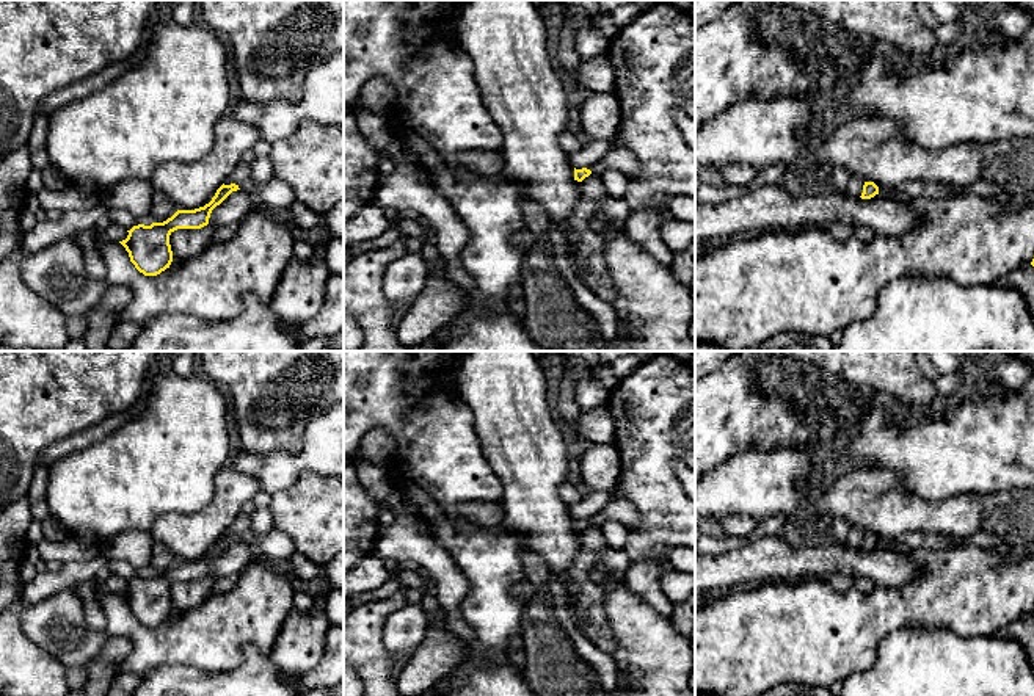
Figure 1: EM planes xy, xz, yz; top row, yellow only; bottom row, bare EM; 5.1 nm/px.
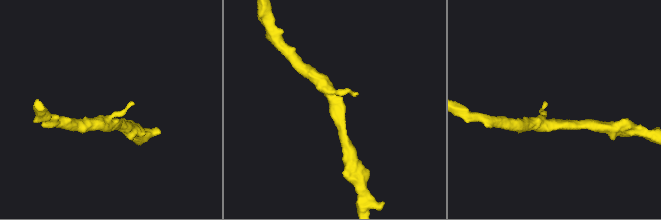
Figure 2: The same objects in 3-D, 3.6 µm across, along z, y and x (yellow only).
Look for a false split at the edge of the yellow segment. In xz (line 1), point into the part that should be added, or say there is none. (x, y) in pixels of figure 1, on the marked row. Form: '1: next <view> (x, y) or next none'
1: next none

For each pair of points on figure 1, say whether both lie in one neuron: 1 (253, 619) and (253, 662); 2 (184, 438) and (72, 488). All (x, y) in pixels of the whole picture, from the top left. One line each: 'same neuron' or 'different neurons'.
1: different neurons
2: same neuron

